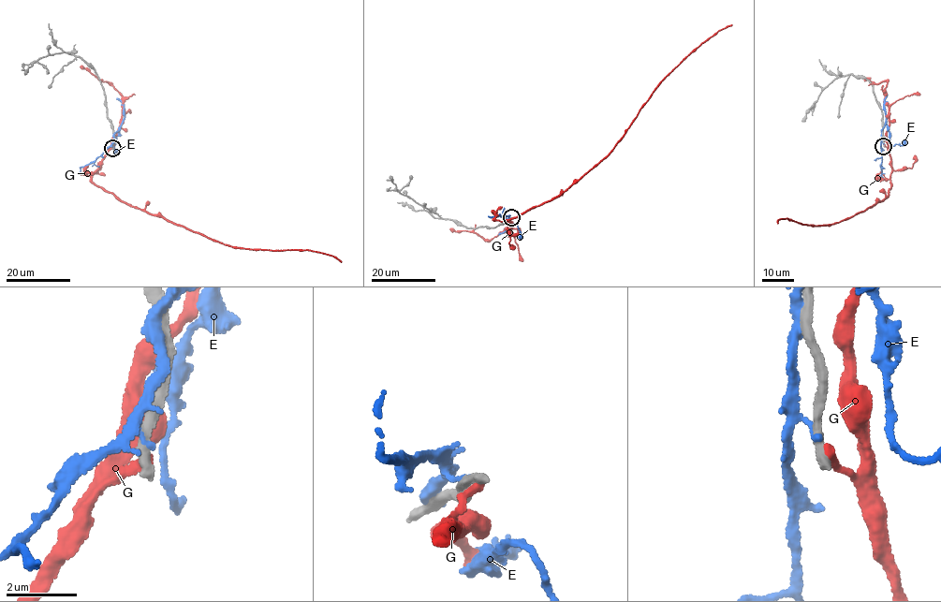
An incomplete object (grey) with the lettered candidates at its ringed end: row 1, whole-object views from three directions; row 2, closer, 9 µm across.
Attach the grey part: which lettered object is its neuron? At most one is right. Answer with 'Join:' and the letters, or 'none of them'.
Join: none of them

